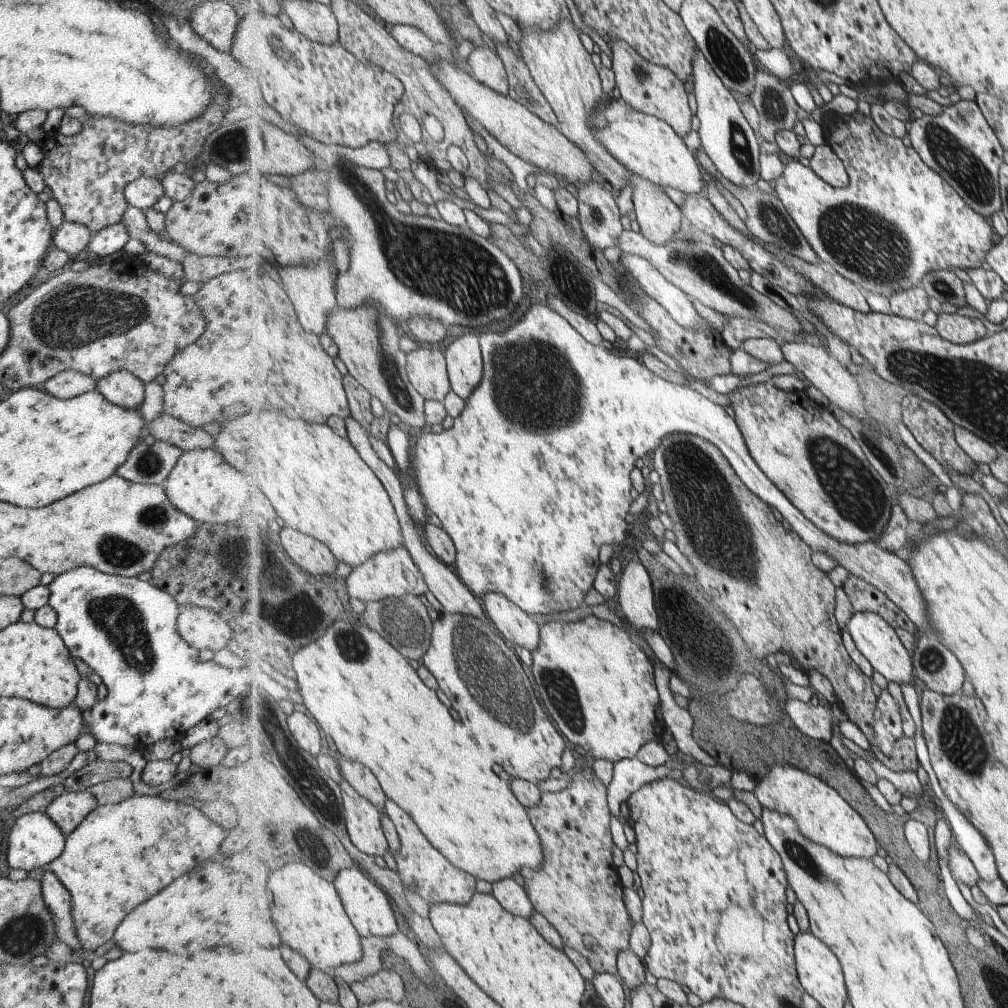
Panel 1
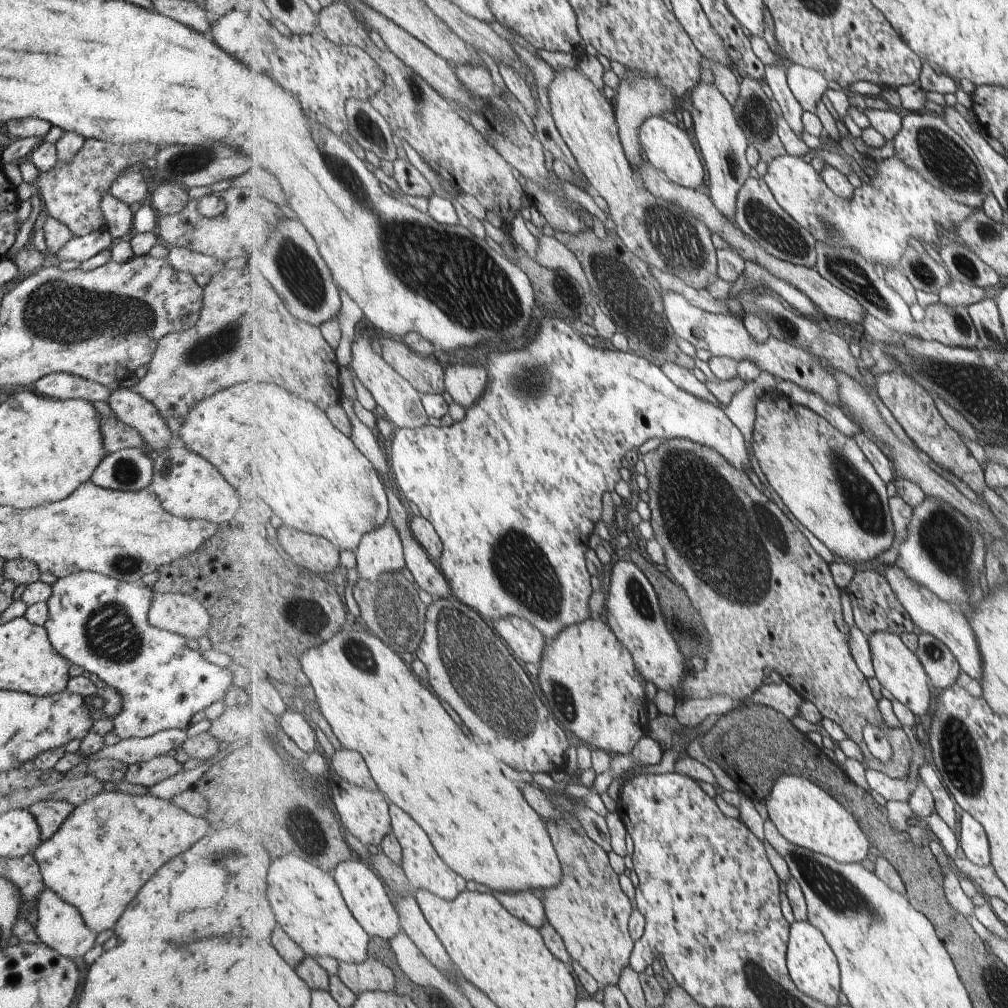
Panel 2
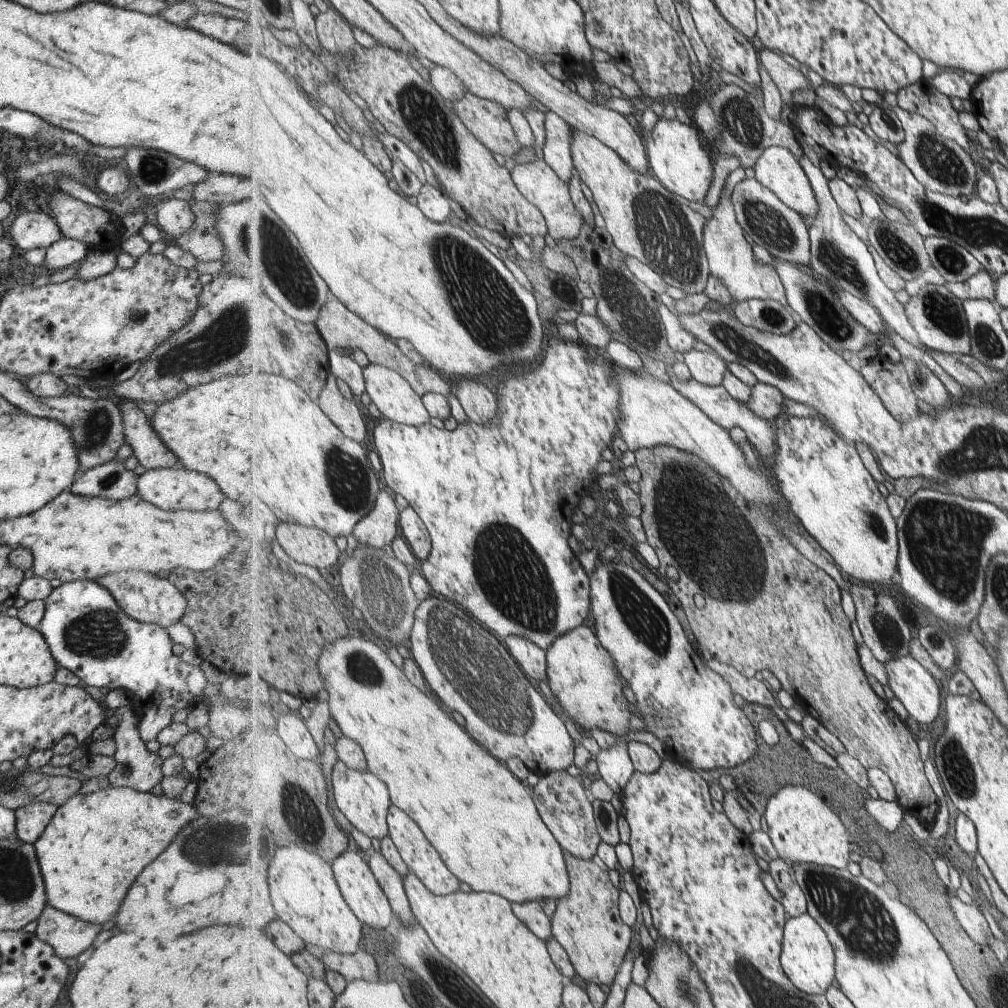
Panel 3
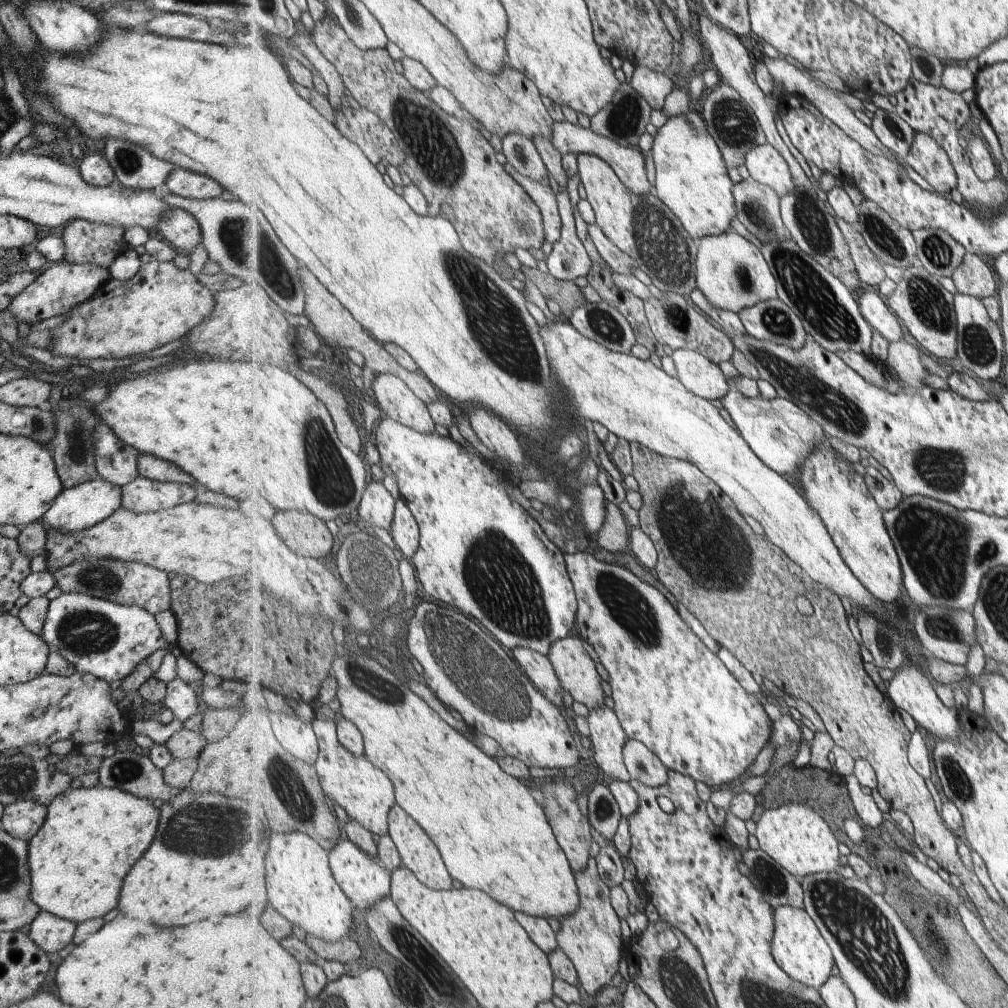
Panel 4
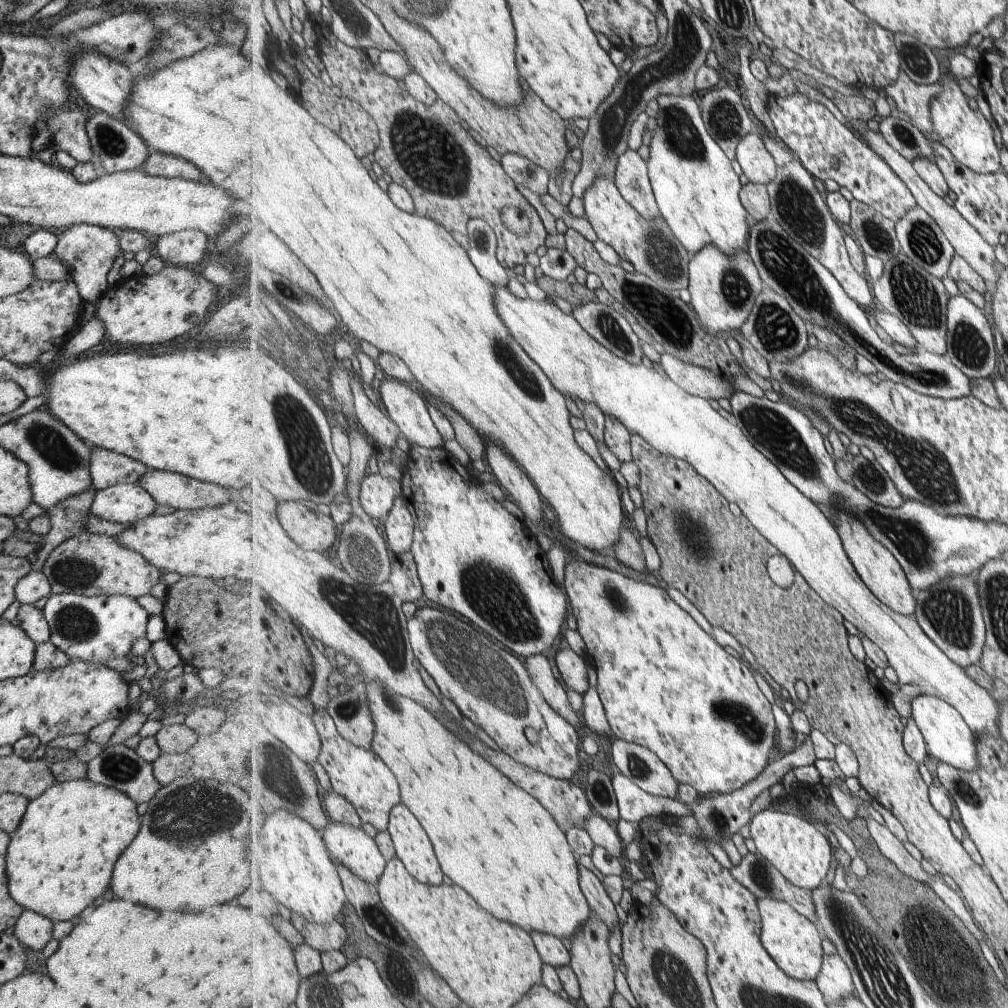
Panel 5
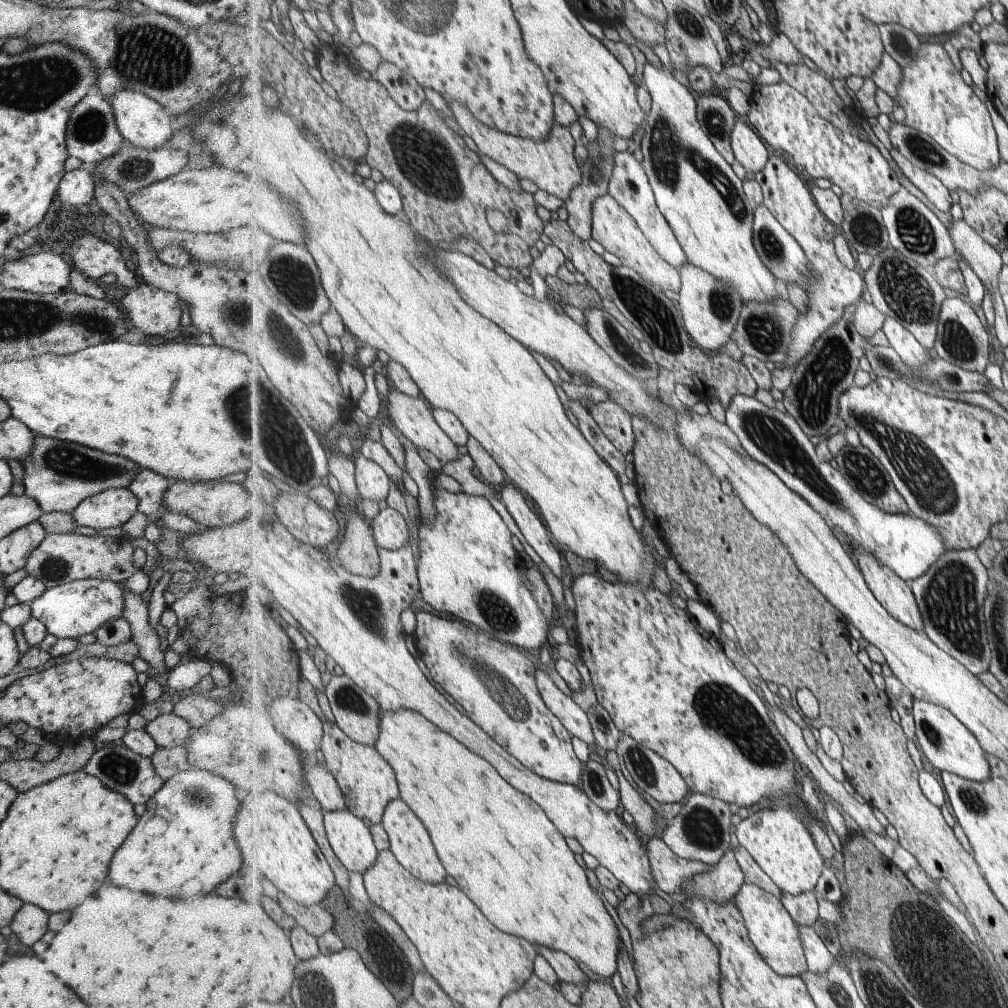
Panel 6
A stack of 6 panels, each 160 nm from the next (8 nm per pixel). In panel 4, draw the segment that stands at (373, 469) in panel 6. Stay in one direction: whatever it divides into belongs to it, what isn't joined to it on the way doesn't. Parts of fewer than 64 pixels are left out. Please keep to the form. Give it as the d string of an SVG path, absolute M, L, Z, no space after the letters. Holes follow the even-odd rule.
M372 481L363 496L358 513L371 527L391 532L397 502L398 500L393 498L393 494L383 486L381 481Z

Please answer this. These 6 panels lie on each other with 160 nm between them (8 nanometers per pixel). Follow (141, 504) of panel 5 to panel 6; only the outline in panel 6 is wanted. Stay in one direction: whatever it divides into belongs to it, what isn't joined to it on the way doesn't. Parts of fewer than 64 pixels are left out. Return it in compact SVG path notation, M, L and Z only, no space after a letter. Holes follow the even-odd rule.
M108 488L82 500L71 512L79 526L115 528L125 524L138 507L137 499L127 488Z

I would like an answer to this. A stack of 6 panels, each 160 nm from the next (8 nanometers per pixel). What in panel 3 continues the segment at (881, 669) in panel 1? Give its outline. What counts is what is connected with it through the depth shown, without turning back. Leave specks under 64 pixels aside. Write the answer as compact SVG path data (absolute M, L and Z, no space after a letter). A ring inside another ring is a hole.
M913 656L893 658L885 664L889 687L917 723L930 724L941 710L941 688L929 670Z

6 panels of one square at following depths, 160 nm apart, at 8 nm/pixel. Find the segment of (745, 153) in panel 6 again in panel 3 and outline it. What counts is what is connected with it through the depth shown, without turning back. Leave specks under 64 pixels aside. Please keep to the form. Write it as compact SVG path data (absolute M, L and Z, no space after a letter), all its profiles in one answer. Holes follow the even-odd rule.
M771 146L757 160L757 164L753 169L756 180L759 180L767 188L771 188L778 198L781 198L787 206L798 213L799 217L813 219L819 215L816 192L813 190L808 175L805 174L804 167L799 164L799 160L791 150L787 150L786 147Z

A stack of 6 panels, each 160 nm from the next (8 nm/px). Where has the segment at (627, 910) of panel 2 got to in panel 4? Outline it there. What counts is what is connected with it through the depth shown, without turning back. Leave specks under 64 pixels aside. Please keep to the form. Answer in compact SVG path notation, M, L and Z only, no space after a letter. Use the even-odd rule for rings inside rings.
M590 858L584 870L575 871L580 890L580 909L560 921L560 930L556 936L562 949L575 964L580 984L592 996L597 996L611 984L615 974L619 973L621 954L624 953L621 918L612 906L612 890L602 882L598 872L596 858Z

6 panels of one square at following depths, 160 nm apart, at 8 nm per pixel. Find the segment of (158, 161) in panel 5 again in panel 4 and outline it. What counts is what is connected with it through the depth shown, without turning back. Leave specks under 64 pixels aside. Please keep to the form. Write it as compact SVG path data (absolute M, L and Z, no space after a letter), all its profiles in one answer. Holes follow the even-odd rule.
M179 167L174 168L165 185L173 195L189 199L211 199L223 194L223 188L211 178Z

